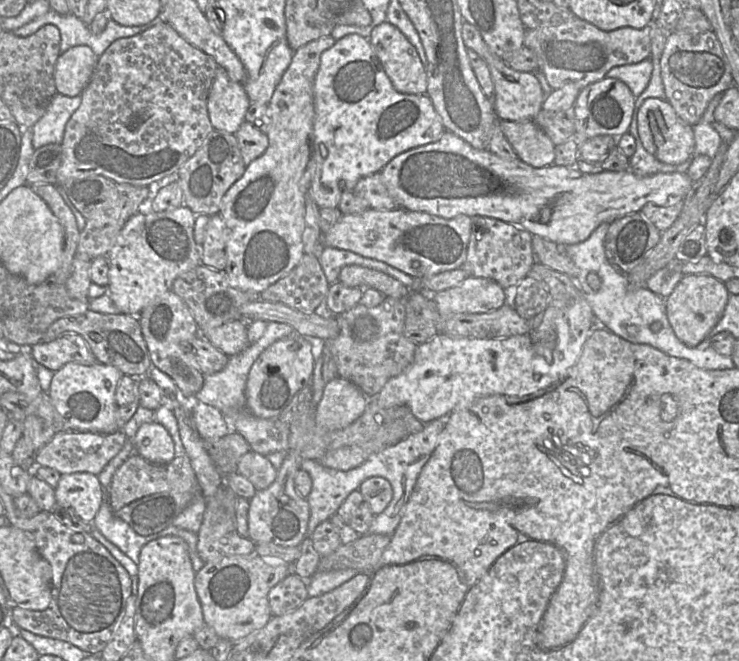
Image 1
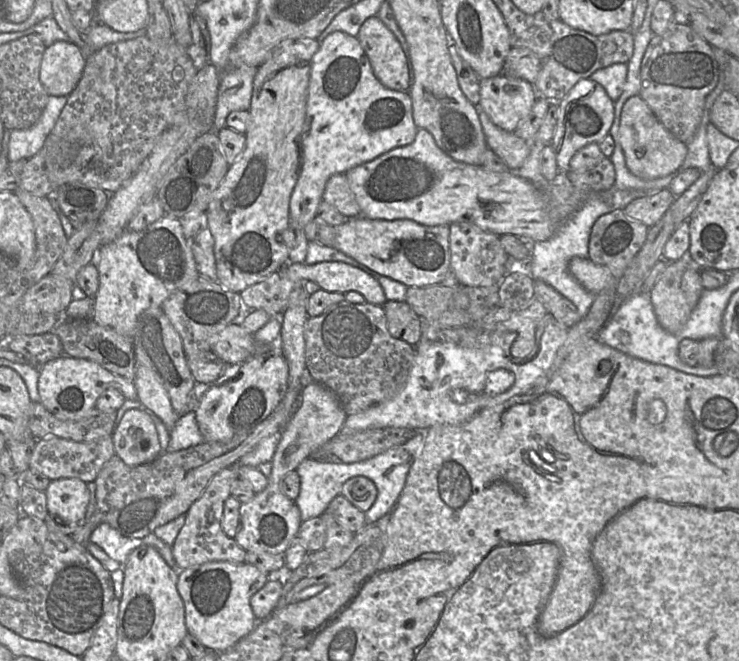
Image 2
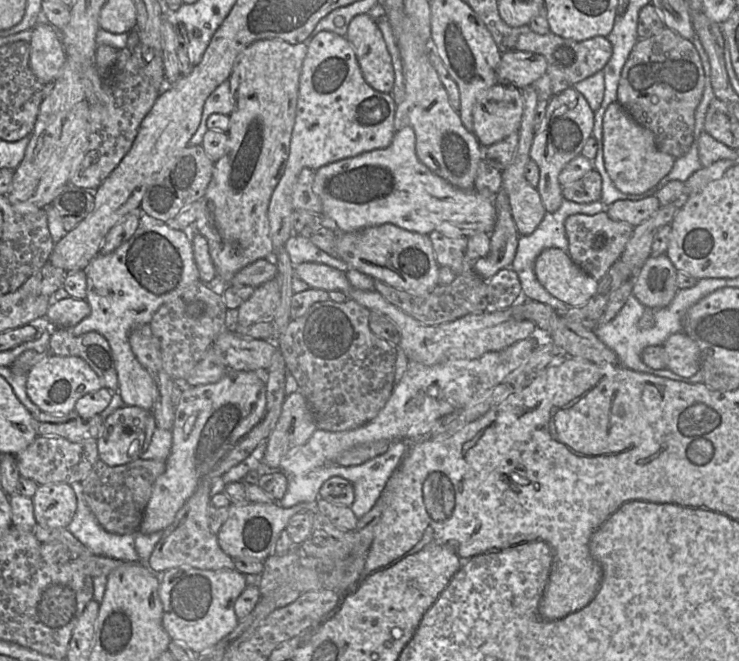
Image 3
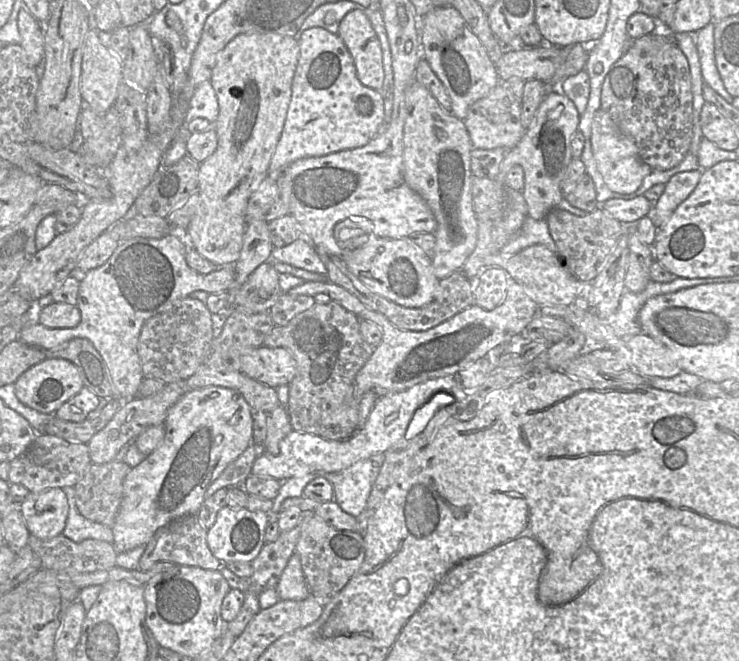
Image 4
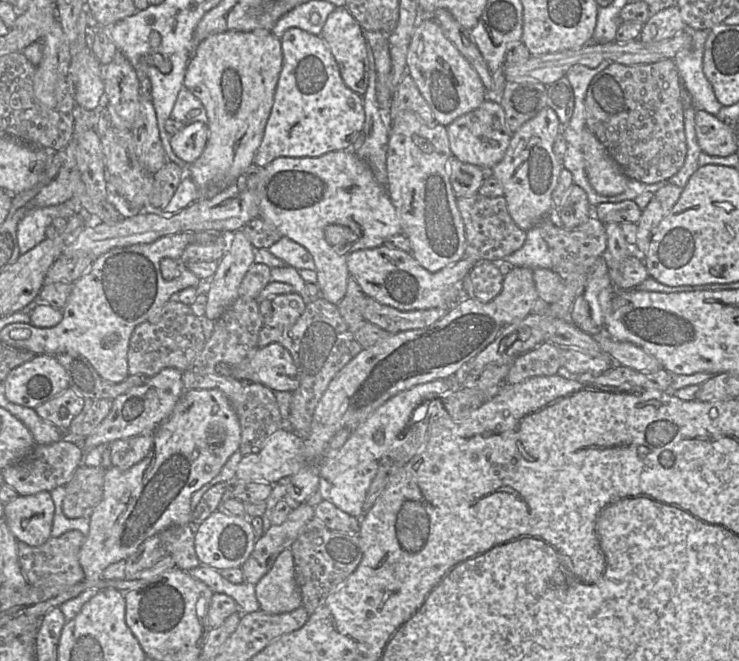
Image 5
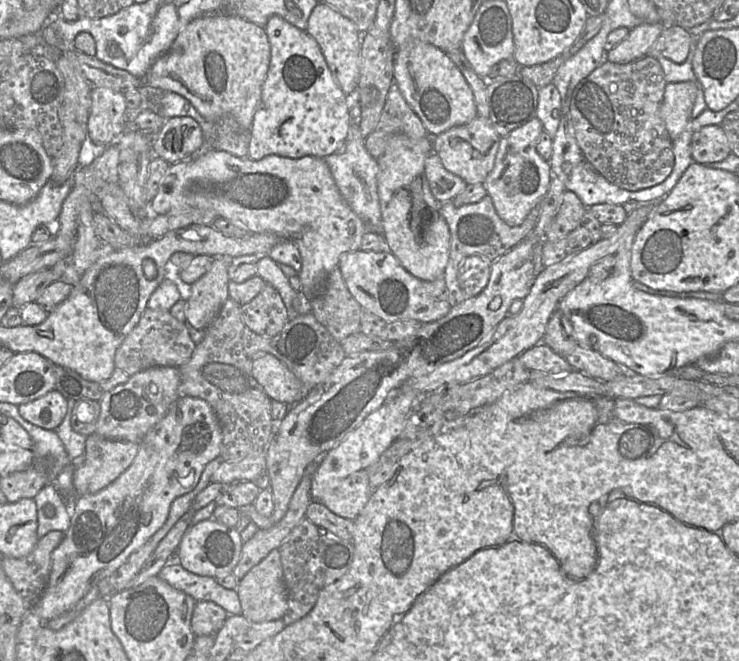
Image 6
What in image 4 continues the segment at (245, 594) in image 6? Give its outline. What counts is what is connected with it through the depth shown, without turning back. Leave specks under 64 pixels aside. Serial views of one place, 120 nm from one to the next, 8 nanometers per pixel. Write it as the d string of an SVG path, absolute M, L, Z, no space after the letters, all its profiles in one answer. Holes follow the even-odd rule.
M296 552L289 558L275 590L280 601L300 601L310 596L310 589L302 571L300 557Z

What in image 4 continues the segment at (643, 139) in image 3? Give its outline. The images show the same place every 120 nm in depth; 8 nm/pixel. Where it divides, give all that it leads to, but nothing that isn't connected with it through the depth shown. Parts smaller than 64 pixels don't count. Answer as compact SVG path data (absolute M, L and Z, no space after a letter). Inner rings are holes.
M602 109L594 115L589 140L596 168L610 191L631 194L637 191L644 178L652 173L653 169L641 160L635 142L622 134L611 117Z

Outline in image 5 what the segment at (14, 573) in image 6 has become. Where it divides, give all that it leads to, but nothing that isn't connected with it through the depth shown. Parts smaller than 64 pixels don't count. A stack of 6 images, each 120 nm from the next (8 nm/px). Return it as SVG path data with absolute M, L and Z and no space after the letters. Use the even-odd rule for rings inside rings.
M71 530L59 537L50 537L40 546L18 542L18 560L26 582L34 587L70 586L85 578L79 562L79 551L86 535Z

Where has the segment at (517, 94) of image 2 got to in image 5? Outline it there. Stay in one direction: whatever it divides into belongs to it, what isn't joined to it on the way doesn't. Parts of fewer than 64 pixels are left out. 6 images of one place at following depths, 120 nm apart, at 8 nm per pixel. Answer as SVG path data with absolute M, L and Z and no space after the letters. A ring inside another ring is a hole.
M485 99L478 108L448 125L447 134L454 158L486 170L491 170L503 159L513 135L506 126L503 107L498 101L491 99Z

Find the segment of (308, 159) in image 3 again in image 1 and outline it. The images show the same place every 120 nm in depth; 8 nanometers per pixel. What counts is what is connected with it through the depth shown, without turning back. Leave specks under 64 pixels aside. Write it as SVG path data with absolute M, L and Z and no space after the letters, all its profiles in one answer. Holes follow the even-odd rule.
M349 34L324 51L313 85L313 173L307 196L320 208L336 208L344 192L352 192L357 182L379 173L395 156L435 142L446 132L440 116L427 95L396 91L377 59L368 39Z

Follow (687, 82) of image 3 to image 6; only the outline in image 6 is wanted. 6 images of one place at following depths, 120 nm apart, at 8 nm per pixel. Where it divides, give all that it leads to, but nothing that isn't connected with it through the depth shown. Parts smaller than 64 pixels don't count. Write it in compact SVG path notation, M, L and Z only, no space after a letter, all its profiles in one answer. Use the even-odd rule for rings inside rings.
M646 55L628 64L606 61L581 80L569 98L569 121L584 159L609 183L638 191L663 182L674 166L673 140L661 117L666 80L657 59Z

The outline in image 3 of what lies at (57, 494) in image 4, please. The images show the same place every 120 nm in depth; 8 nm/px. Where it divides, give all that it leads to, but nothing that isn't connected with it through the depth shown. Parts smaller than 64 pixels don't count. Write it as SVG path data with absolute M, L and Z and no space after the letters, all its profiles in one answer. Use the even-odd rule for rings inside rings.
M71 484L40 485L32 497L36 524L44 528L68 528L77 508L77 495Z

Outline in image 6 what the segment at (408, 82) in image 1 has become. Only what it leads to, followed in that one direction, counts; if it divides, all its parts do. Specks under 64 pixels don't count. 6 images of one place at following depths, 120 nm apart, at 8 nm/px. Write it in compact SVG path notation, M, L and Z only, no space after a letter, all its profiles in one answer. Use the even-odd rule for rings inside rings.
M319 2L307 20L306 32L313 37L323 53L326 63L341 90L351 94L358 85L362 34L344 14L328 4Z

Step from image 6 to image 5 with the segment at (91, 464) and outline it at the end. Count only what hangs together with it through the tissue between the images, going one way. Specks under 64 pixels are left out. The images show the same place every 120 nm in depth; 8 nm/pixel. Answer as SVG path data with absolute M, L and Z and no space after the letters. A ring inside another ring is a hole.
M140 435L111 442L110 467L124 471L139 463L152 450L153 439L153 435Z

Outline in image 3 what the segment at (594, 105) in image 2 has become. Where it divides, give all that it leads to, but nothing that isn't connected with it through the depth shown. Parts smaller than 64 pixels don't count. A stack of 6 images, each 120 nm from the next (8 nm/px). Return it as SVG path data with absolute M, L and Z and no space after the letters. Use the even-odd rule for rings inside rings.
M573 86L547 101L544 119L535 133L530 149L530 159L539 168L539 182L536 189L540 194L546 213L555 212L563 201L559 175L570 160L581 154L585 143L592 137L595 112L585 97Z

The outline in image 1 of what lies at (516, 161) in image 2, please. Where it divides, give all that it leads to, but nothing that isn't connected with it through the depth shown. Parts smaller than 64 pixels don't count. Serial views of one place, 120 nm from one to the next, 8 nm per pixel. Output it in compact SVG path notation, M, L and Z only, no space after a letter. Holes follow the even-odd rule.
M534 120L501 121L500 127L521 161L535 168L553 165L556 146Z

